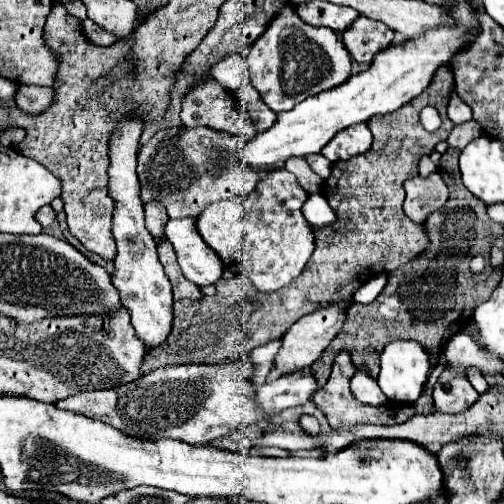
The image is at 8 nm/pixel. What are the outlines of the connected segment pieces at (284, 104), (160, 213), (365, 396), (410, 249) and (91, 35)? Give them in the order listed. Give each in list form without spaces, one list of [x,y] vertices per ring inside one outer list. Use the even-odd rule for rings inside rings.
[[[293,5],[283,7],[249,53],[249,83],[275,113],[289,111],[303,99],[333,89],[351,77],[351,59],[337,33],[327,27],[311,27],[299,19]]]
[[[149,201],[145,205],[145,221],[147,221],[147,229],[151,231],[151,235],[155,237],[155,241],[159,241],[159,237],[163,235],[163,229],[169,221],[167,211],[163,209],[163,205],[159,205],[157,201]]]
[[[357,369],[355,377],[351,379],[351,391],[353,395],[373,407],[379,407],[387,401],[387,397],[383,397],[383,391],[379,389],[377,381],[371,377],[371,373],[367,369]]]
[[[441,67],[419,97],[393,113],[375,115],[367,121],[373,133],[371,149],[347,161],[337,161],[323,183],[321,193],[331,209],[335,209],[337,219],[331,225],[333,233],[323,233],[325,227],[313,227],[315,249],[301,277],[291,281],[285,289],[261,293],[247,277],[235,275],[233,279],[219,279],[215,283],[217,293],[211,297],[203,297],[201,301],[175,301],[171,333],[163,345],[147,349],[143,373],[167,365],[221,363],[243,357],[255,347],[281,339],[299,317],[313,313],[323,301],[345,301],[377,273],[389,273],[423,253],[429,241],[423,225],[413,223],[403,213],[403,181],[415,177],[419,173],[419,159],[429,155],[439,141],[449,137],[453,129],[453,123],[447,117],[447,97],[451,87],[453,71],[451,67]],[[427,105],[435,107],[443,119],[435,133],[427,133],[419,121],[419,113]]]
[[[89,19],[83,21],[81,29],[83,29],[87,41],[91,41],[91,43],[95,43],[95,45],[103,45],[103,47],[107,47],[107,45],[113,45],[113,43],[115,43],[115,37],[113,37],[111,33],[105,33],[101,27],[97,27],[97,25],[91,23]]]

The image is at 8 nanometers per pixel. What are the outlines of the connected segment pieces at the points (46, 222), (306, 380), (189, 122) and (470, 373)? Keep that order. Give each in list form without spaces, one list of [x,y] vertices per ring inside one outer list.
[[[43,205],[37,213],[35,213],[35,219],[43,225],[43,227],[49,227],[53,221],[55,221],[55,211],[51,209],[51,205]]]
[[[311,371],[303,373],[287,373],[287,377],[273,379],[257,389],[257,405],[269,413],[263,417],[259,427],[265,427],[273,415],[277,415],[281,409],[303,405],[313,399],[317,391],[317,381]]]
[[[215,79],[197,85],[183,97],[181,121],[185,127],[205,125],[233,135],[255,137],[257,133],[253,121],[237,109],[233,95]]]
[[[473,366],[470,367],[467,370],[466,376],[470,381],[470,383],[472,384],[472,386],[474,387],[474,389],[479,394],[484,393],[489,388],[489,384],[487,383],[483,375],[480,373],[480,371],[476,367],[473,367]]]

